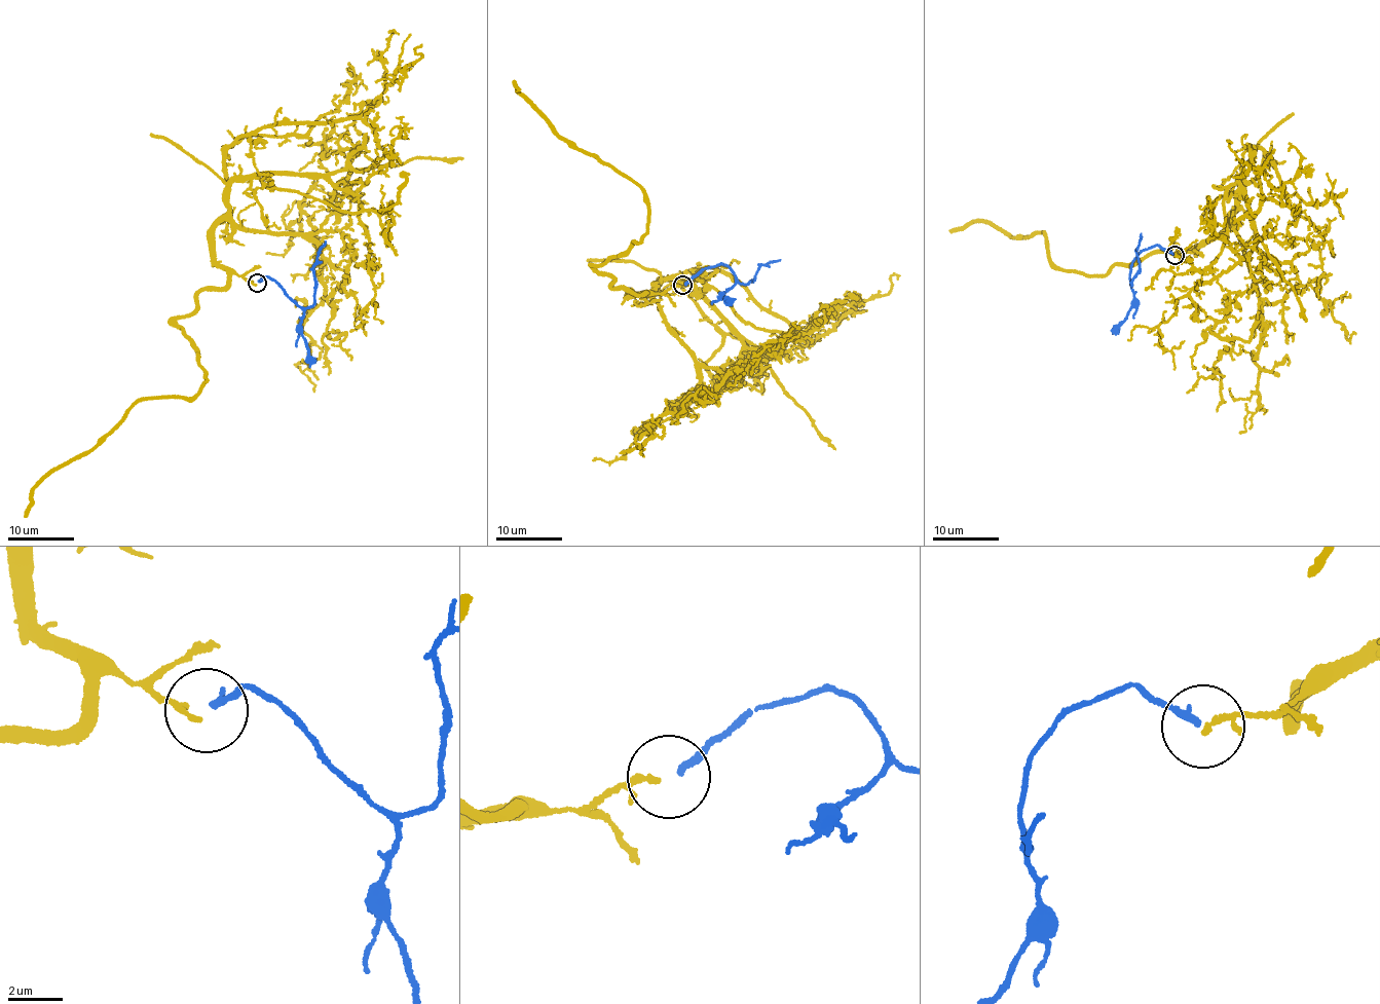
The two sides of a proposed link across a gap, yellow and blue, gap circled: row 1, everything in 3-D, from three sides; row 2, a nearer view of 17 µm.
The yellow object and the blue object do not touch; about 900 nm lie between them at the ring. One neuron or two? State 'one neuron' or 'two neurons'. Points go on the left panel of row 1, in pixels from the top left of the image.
two neurons

